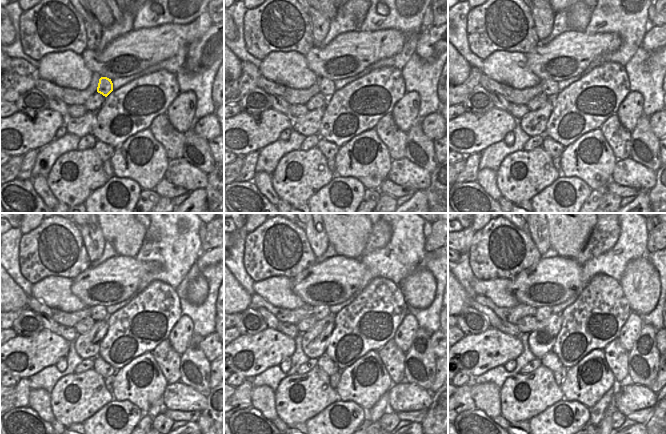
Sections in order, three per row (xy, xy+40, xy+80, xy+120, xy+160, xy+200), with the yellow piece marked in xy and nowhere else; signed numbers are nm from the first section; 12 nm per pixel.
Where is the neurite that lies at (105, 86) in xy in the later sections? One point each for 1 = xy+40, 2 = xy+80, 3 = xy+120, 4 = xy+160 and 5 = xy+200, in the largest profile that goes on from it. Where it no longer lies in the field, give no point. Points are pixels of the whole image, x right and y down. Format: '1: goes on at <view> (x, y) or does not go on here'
1: goes on at xy+40 (327, 88)
2: goes on at xy+80 (549, 87)
3: goes on at xy+120 (98, 312)
4: goes on at xy+160 (321, 311)
5: goes on at xy+200 (544, 312)

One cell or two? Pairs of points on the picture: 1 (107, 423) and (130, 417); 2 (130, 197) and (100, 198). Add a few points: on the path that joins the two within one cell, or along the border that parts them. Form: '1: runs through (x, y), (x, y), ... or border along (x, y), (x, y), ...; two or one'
1: runs through (115, 421), (131, 408), (133, 409); one
2: runs through (123, 197), (111, 197), (107, 193); one

